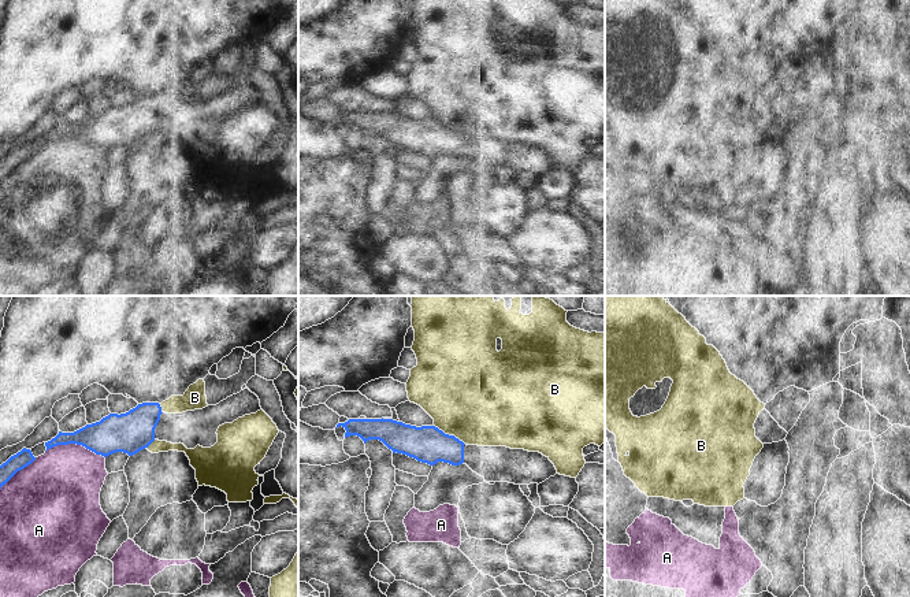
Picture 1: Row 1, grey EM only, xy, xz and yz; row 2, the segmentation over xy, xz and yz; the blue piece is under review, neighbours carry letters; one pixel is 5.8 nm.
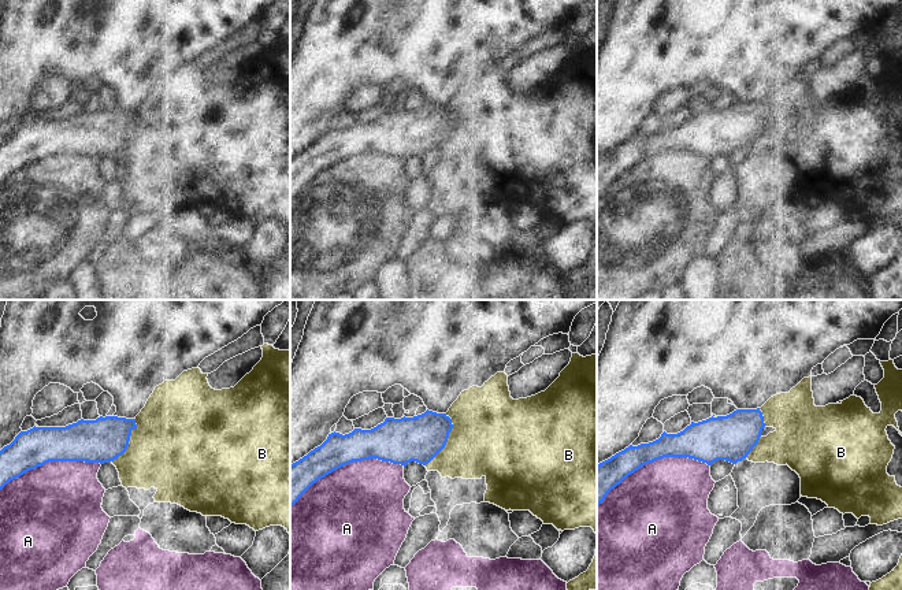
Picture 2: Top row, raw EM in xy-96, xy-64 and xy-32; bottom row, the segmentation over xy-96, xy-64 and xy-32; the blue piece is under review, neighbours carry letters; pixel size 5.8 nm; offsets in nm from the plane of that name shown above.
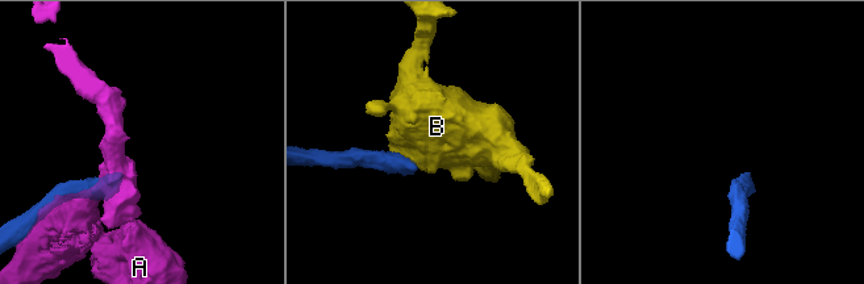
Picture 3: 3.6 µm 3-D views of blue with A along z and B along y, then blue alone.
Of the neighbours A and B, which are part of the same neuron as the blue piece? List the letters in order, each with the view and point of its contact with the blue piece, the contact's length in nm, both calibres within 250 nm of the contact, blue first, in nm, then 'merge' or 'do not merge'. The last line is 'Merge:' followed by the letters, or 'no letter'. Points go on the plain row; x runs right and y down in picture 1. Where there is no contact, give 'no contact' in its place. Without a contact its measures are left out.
A: xy (75, 136) | 360 nm | 220/420 nm | do not merge
B: xz (450, 129) | 220 nm | 220/480 nm | do not merge
Merge: no letter

